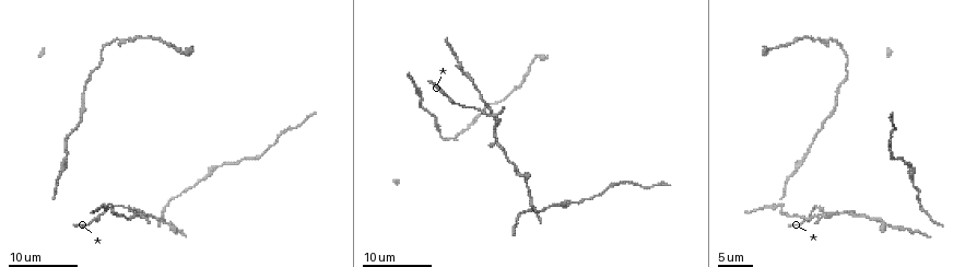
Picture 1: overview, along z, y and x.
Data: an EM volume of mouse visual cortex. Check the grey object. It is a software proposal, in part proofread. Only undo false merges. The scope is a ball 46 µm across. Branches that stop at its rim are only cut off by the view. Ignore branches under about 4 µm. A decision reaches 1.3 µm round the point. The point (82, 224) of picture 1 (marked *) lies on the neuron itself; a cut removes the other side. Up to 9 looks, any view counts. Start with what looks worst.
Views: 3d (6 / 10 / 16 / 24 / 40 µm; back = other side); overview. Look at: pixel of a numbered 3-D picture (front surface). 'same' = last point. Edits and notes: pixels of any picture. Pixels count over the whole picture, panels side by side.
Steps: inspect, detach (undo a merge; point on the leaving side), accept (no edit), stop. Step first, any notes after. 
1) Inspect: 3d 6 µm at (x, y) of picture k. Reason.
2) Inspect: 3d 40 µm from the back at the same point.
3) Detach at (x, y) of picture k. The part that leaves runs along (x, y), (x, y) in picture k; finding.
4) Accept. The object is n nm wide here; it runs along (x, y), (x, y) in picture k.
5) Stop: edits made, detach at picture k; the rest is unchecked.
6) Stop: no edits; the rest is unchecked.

Inspect: 3d 24 µm at (140, 213) of picture 1. Four or more arms meet.

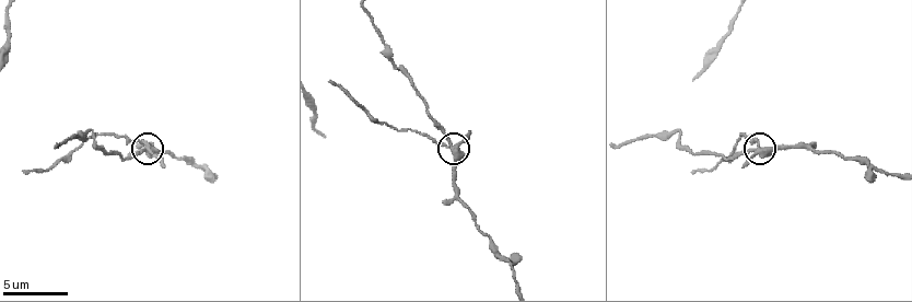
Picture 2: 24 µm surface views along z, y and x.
Inspect: 3d 10 µm at (755, 148) of picture 2.

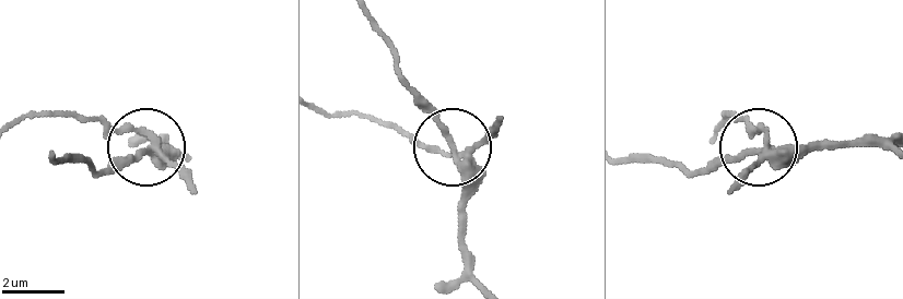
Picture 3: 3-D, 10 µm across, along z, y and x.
Inspect: 3d 10 µm from the back at (149, 150) of picture 3.

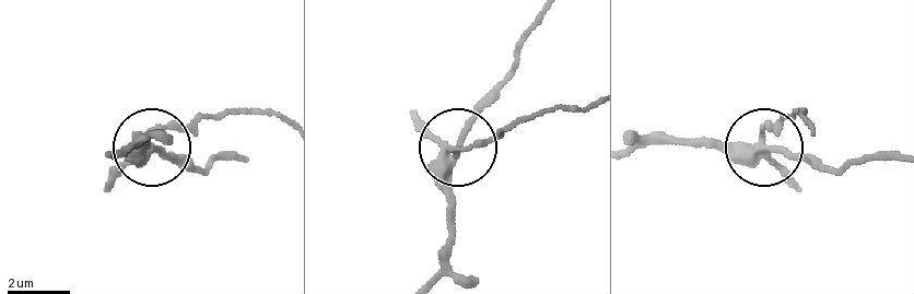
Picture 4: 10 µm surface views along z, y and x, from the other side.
Detach at (446, 196) of picture 4. 4 arms meet here; the part that leaves runs along (448, 157), (448, 265), (441, 280) in picture 4; two neurons meet here.

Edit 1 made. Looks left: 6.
Inspect: 3d 16 µm at (559, 203) of picture 1. Calibre changes.

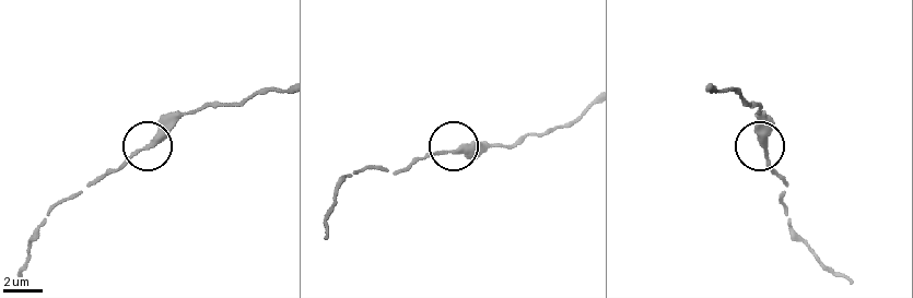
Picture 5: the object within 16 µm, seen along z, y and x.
Inspect: 3d 6 µm at (458, 151) of picture 5. Zoom in.

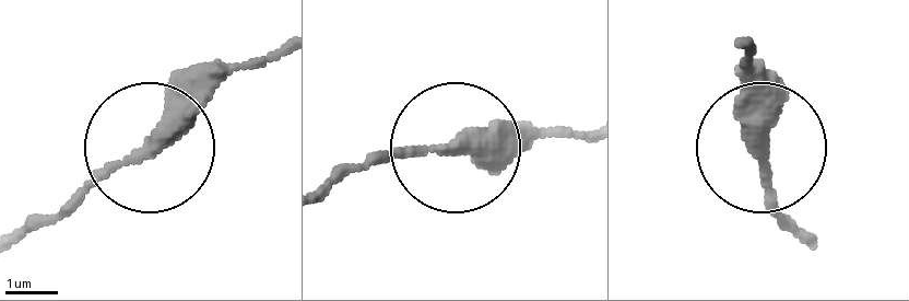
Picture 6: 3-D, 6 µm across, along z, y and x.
Accept. The object is 280 nm wide here; all the same neuron.

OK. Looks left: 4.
Inspect: 3d 10 µm at (716, 45) of picture 2. Calibre changes.

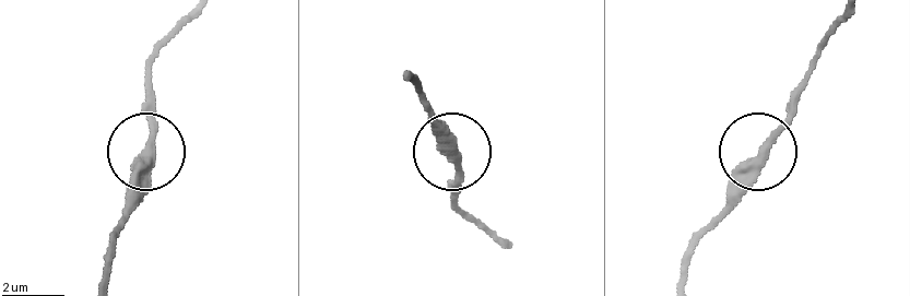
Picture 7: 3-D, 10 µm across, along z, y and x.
Inspect: 3d 10 µm from the back at (148, 157) of picture 7. From behind.

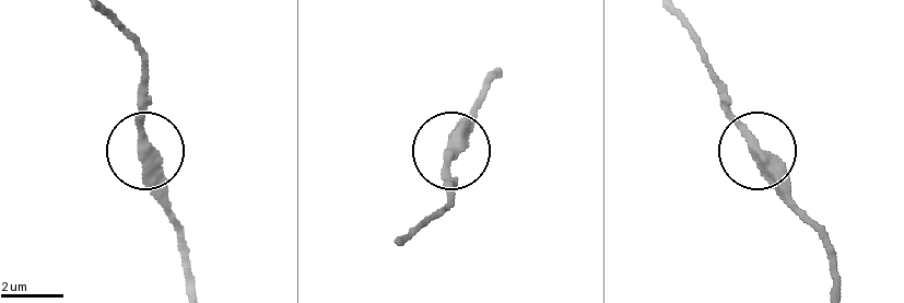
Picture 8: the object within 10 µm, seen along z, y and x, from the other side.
Accept. The object is 370 nm wide here; one neuron here.

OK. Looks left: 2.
Inspect: 3d 24 µm at (789, 44) of picture 1. Thick turns thin.

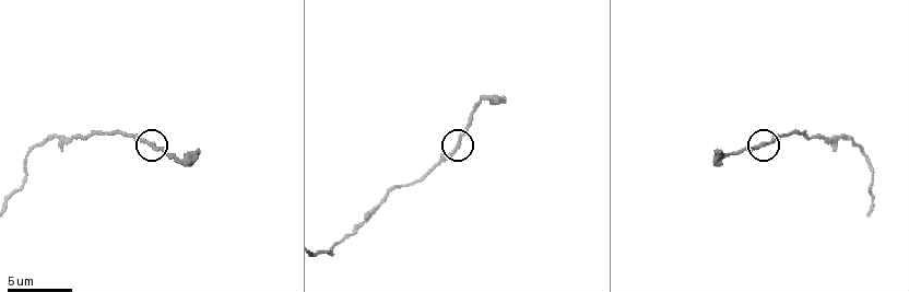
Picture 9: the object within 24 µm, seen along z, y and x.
Inspect: 3d 10 µm at (457, 147) of picture 9. Closer look.

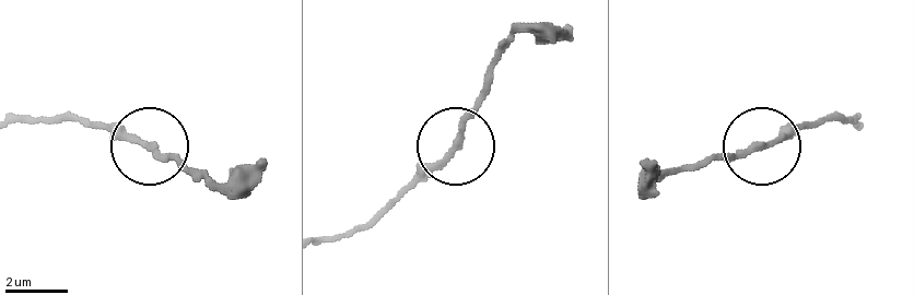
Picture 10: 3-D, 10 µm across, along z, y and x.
Accept. It runs along (856, 120), (809, 120), (702, 165) in picture 10; one neuron here.

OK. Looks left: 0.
Stop: edits made, detach at picture 4; the rest is unchecked.

